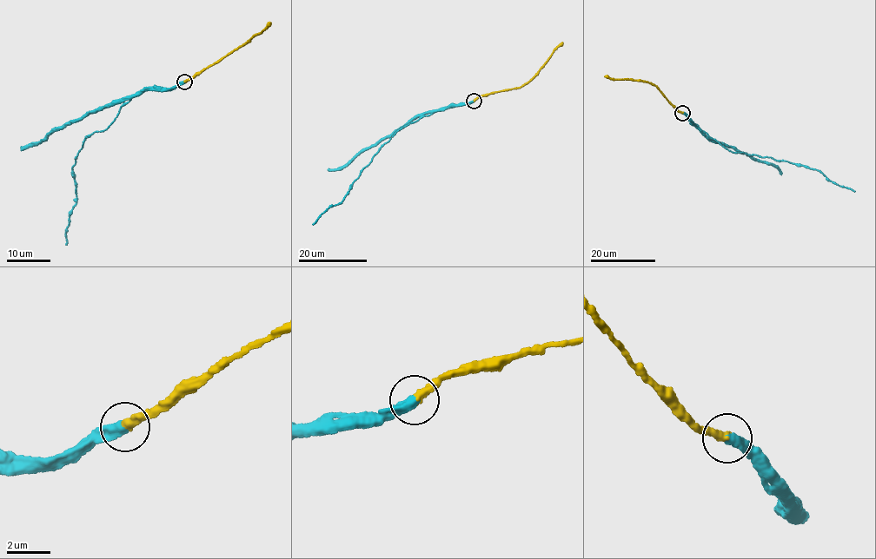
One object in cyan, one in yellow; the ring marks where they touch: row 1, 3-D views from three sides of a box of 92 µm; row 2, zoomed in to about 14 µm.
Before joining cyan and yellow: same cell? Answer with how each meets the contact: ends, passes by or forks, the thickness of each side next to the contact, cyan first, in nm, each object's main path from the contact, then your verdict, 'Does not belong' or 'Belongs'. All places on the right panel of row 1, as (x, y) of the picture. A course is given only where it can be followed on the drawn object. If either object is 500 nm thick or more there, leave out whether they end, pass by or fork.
At the ring cyan ends. At the ring yellow ends. Thickness 480 nm (cyan) against 380 nm. Course of cyan: (683, 113), (700, 130), (732, 152), (806, 166), (819, 170), (832, 182), (855, 191). Course of yellow: (683, 112), (649, 82), (605, 75). Belongs

